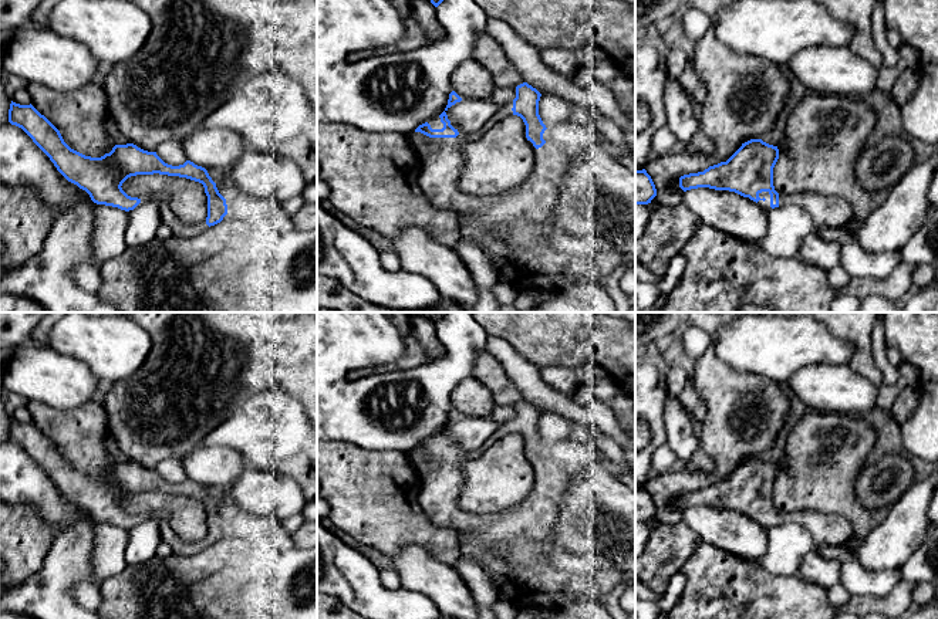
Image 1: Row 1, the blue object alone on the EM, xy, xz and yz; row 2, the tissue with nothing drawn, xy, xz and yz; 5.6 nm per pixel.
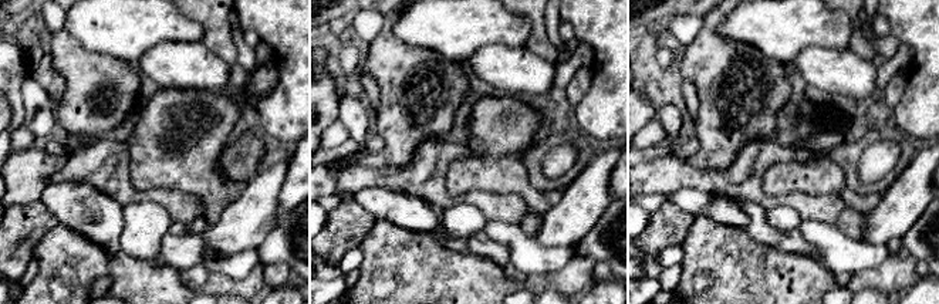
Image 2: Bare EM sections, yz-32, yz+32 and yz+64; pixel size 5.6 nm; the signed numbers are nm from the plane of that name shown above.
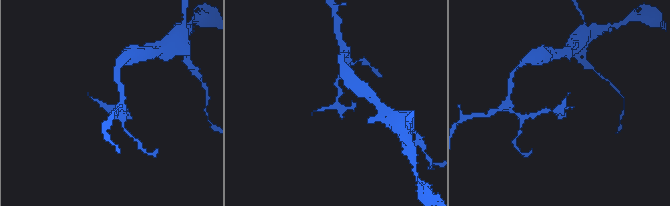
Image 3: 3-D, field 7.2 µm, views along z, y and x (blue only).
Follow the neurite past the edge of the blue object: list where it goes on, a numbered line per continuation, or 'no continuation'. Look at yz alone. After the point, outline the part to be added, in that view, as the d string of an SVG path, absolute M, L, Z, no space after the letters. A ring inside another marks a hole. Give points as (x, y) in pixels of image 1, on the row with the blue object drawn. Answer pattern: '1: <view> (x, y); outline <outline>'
1: yz (765, 205); outline M762 192L762 193L759 193L759 197L760 197L760 200L758 202L758 204L759 204L765 212L770 210L772 207L770 207L770 195L769 195L769 192Z

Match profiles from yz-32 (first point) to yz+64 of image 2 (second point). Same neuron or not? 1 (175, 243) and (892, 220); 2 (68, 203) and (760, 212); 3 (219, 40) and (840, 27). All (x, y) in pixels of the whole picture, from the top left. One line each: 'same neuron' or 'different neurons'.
1: same neuron
2: different neurons
3: different neurons

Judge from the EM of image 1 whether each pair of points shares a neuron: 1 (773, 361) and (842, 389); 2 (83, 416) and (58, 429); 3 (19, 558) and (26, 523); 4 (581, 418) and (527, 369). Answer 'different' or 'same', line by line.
1: different
2: same
3: same
4: same

